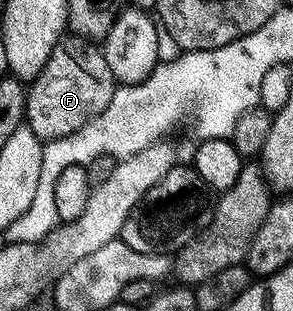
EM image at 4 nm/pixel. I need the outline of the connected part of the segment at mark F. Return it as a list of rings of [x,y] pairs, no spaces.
[[[63,36],[56,48],[52,48],[52,56],[48,56],[48,64],[44,64],[40,76],[29,83],[25,125],[43,143],[68,136],[102,112],[117,87],[106,58],[95,43],[77,36]]]

